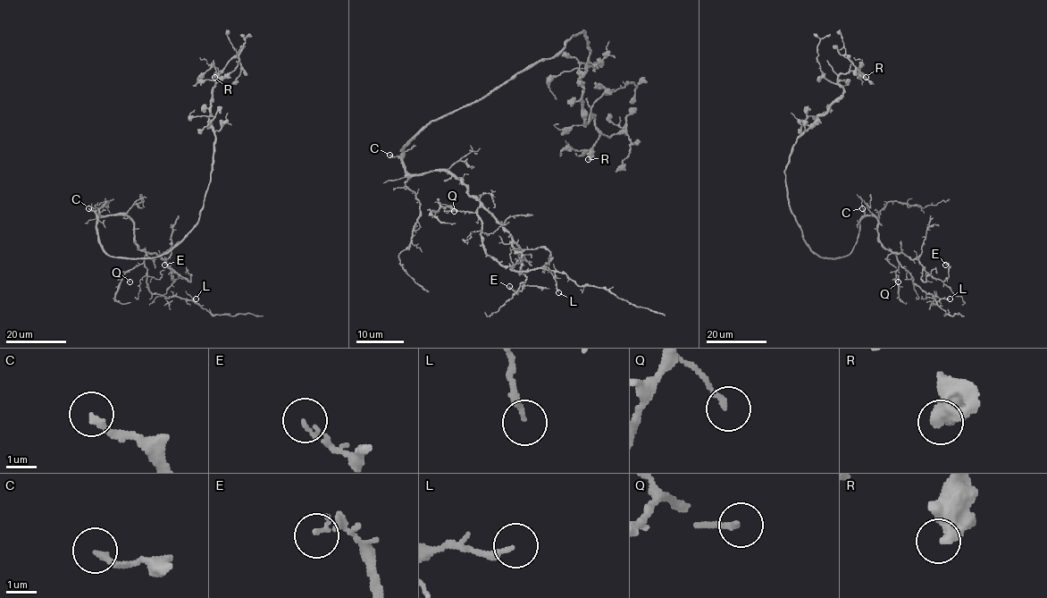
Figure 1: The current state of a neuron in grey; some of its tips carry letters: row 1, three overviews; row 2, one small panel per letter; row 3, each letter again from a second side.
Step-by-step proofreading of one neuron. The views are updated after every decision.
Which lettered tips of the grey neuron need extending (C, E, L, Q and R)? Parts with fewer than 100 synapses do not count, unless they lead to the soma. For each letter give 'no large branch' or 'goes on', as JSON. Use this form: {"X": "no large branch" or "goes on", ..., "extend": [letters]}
{"C": "goes on", "E": "no large branch", "L": "no large branch", "Q": "no large branch", "R": "no large branch", "extend": ["C"]}

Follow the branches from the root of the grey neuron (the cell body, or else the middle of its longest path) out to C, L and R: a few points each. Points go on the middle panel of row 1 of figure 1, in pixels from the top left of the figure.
C: (455, 111), (431, 120), (401, 149), (401, 156), (389, 155)
L: (455, 111), (401, 149), (404, 167), (460, 179), (481, 204), (486, 253), (516, 271), (551, 269), (558, 292)
R: (455, 111), (583, 31), (590, 61), (580, 77), (582, 114), (584, 123), (594, 116), (598, 133), (588, 159)

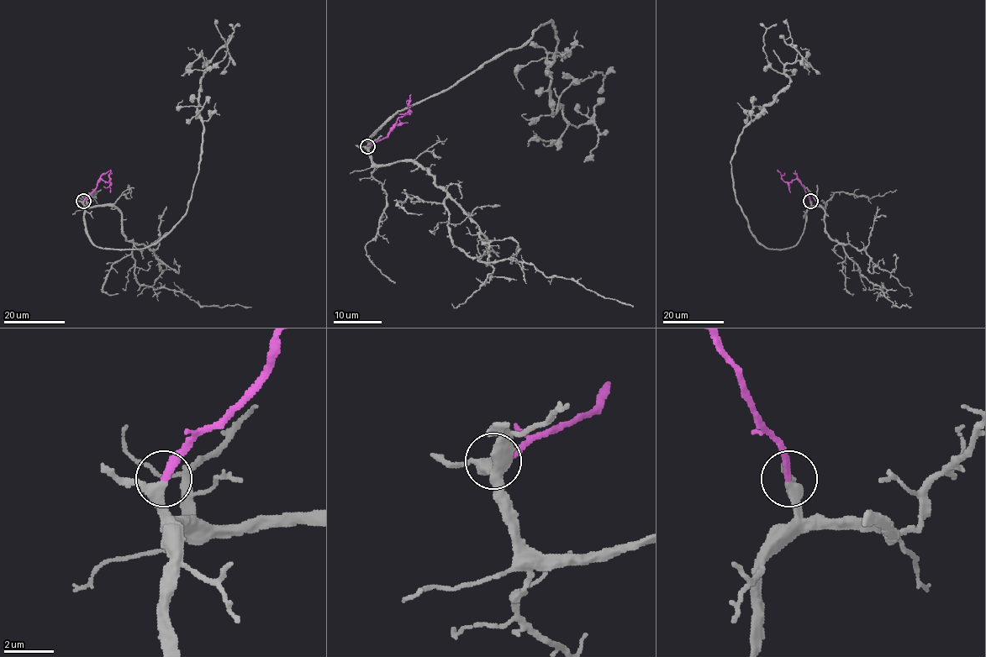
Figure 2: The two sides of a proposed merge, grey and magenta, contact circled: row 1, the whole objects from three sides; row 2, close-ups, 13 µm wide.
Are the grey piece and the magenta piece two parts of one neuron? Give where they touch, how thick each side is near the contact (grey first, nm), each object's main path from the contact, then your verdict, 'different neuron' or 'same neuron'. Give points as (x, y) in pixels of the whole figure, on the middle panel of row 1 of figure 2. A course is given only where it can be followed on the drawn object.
(367, 146) | 360/240 nm | grey via (367, 146), (399, 111), (550, 20), (551, 112), (562, 106), (569, 123), (598, 130), (583, 161) | magenta via (367, 146), (383, 139), (397, 121), (408, 112), (410, 94) | same neuron

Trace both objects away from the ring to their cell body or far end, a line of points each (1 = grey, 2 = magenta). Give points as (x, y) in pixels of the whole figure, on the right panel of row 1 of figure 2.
1: (809, 201), (799, 241), (767, 249), (741, 210), (730, 163), (738, 135), (788, 84), (795, 47), (819, 74)
2: (809, 200), (798, 180), (783, 181), (777, 169)

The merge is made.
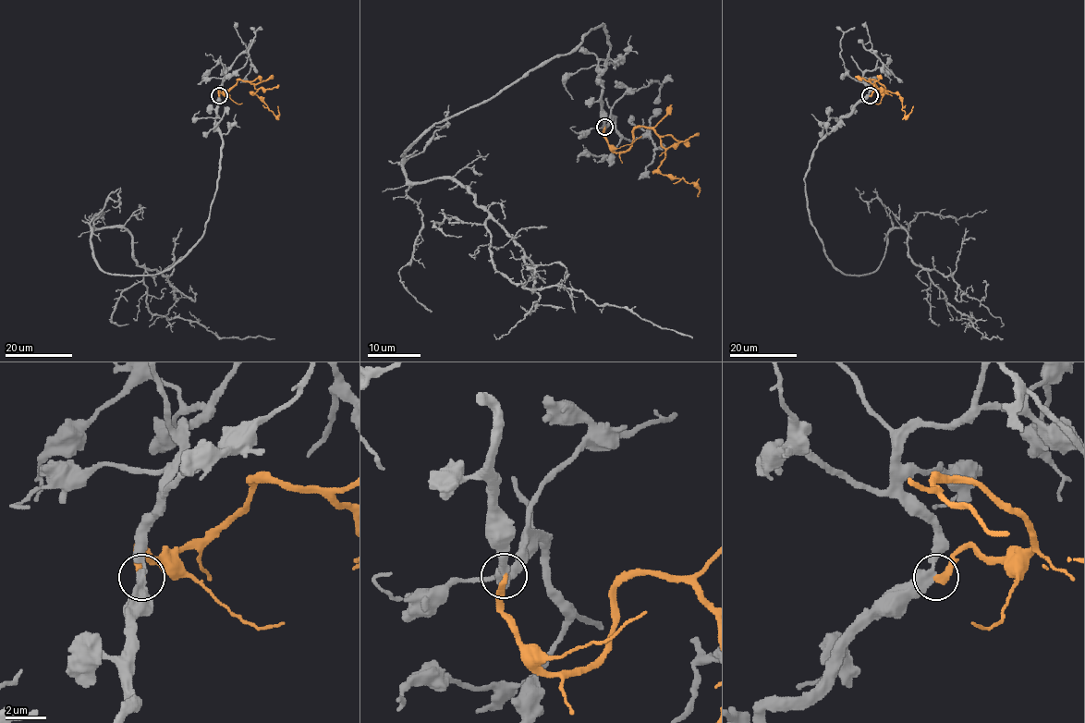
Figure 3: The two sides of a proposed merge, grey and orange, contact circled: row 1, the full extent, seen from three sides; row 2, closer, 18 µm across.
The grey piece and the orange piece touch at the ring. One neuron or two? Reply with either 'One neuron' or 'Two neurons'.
Two neurons

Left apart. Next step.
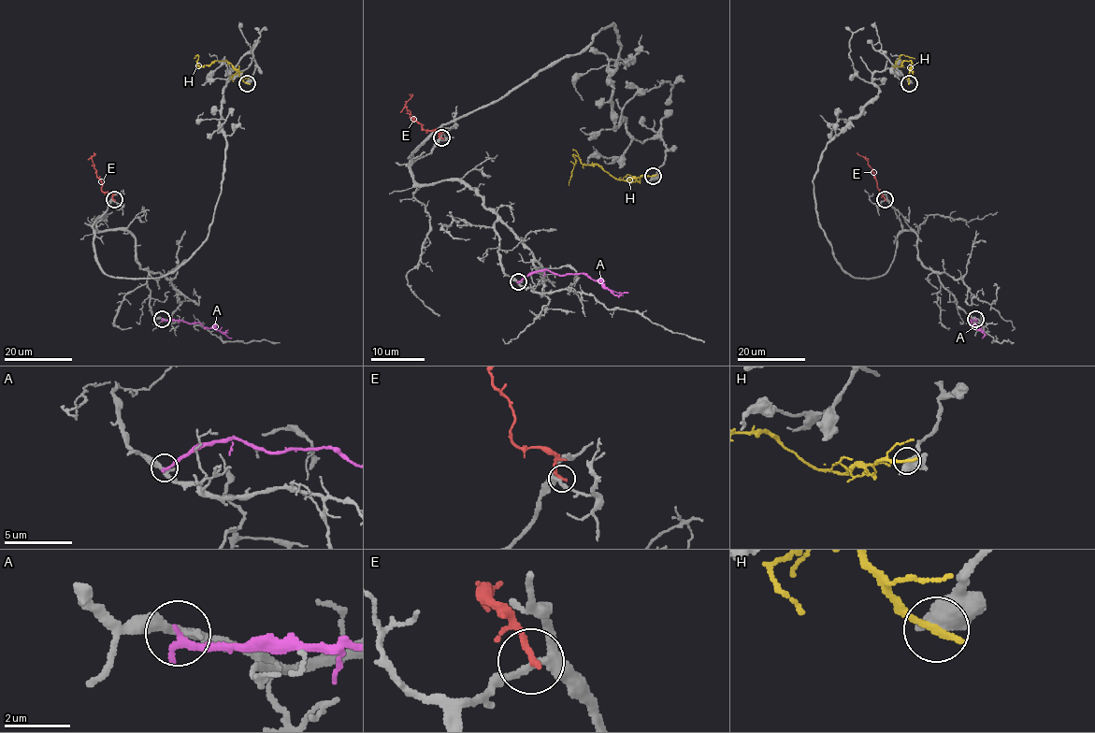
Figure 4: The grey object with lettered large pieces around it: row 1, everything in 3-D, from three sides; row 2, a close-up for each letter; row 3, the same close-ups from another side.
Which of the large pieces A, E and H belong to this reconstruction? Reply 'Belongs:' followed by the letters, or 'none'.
Belongs: none

